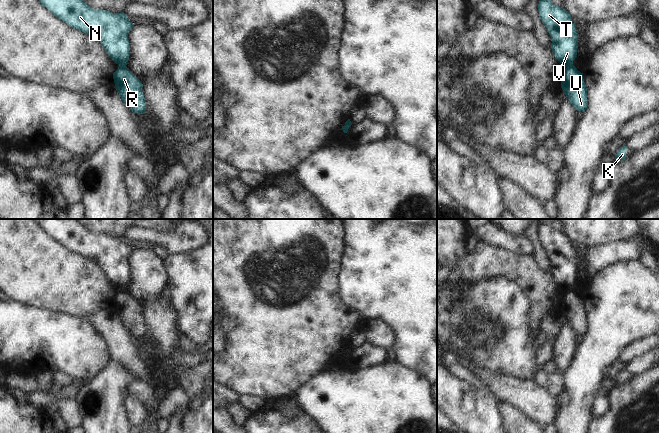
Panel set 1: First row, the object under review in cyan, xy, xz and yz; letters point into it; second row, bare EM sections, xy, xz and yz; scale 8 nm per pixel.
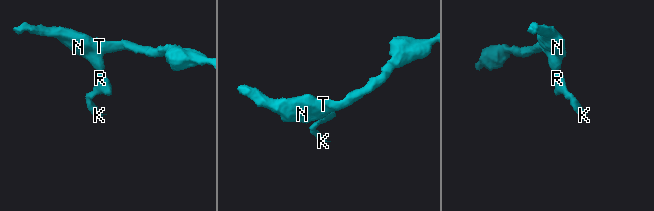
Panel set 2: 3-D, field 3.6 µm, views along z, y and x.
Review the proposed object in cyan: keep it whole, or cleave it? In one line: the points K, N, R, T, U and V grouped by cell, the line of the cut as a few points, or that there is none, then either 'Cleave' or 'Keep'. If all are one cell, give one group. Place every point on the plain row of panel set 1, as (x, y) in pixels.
Groups: K R U / N T V. Split along yz (572, 287), (565, 291). Cleave.

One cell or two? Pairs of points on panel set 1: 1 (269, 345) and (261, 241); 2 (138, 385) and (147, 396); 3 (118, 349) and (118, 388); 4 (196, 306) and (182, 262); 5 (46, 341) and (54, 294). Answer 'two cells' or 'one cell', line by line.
1: one cell
2: one cell
3: two cells
4: one cell
5: two cells

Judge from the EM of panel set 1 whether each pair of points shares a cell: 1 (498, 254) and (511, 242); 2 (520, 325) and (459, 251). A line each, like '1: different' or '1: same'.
1: different
2: different

